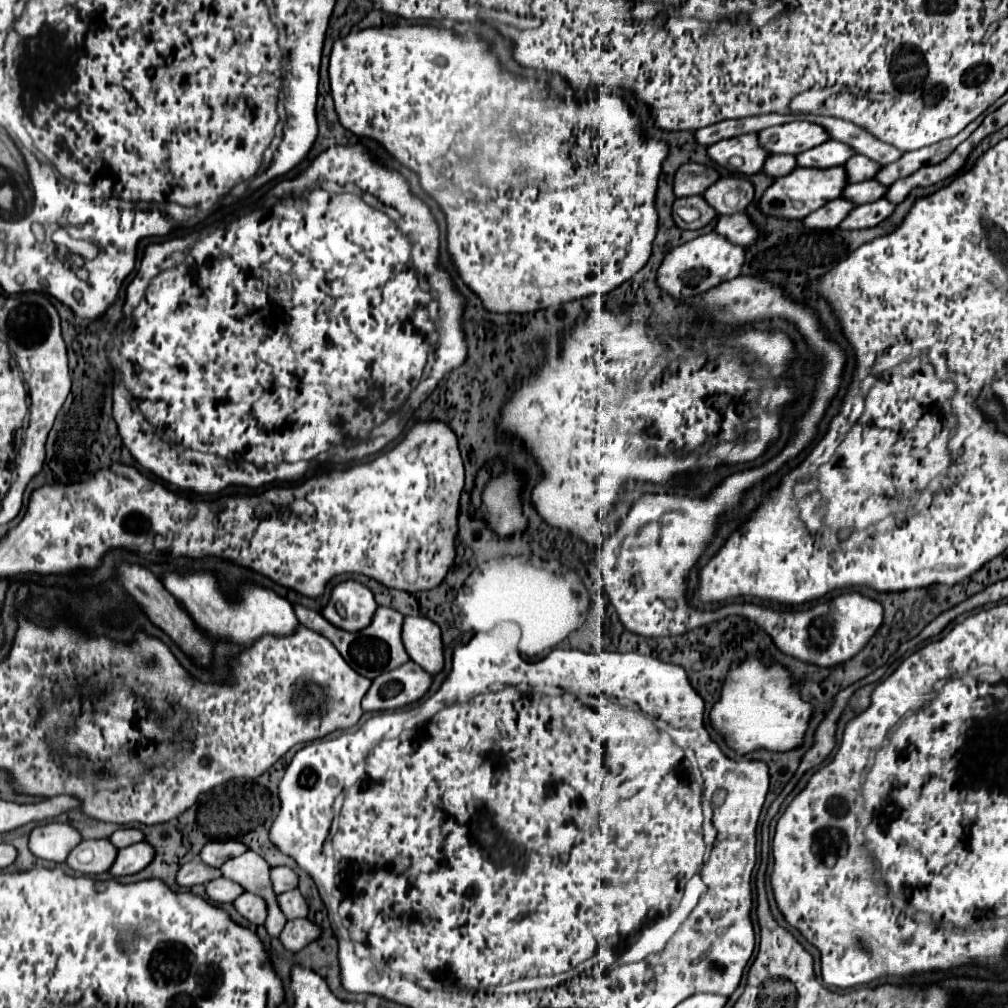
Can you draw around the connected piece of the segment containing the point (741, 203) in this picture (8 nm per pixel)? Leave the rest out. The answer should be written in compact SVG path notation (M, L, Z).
M724 176L714 182L706 192L702 192L702 198L706 198L706 202L718 214L736 214L752 202L754 188L752 182L748 182L746 178Z

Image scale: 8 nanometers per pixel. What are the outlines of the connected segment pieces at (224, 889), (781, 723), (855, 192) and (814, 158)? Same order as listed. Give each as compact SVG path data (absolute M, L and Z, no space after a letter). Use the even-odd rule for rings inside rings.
M216 878L216 880L210 880L206 884L206 896L212 900L212 902L218 902L218 904L226 904L226 902L234 902L234 898L238 898L238 894L242 894L244 890L226 880L226 878Z
M748 658L728 672L720 700L710 712L714 728L722 732L726 742L740 754L756 748L784 752L800 746L810 716L812 704L800 700L798 690L792 686L790 672L786 672L780 664L766 668L754 658Z
M866 180L866 182L858 182L858 184L848 184L842 190L842 198L860 206L860 204L868 204L868 202L882 198L884 192L886 192L886 186L878 186L878 182L874 182L874 180Z
M828 140L816 148L798 154L796 162L798 166L804 168L832 168L832 166L842 166L850 156L854 156L854 152L848 146Z

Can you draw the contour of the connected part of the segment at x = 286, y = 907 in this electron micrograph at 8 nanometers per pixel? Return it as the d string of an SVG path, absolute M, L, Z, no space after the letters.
M298 890L278 894L278 906L286 914L288 920L304 918L308 914L308 904L304 902L304 898L302 898L302 894Z

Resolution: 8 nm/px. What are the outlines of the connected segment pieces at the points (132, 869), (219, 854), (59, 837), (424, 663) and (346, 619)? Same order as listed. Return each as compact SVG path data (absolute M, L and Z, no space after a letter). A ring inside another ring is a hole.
M138 842L132 846L126 846L122 850L118 850L118 856L114 860L114 864L110 866L108 874L110 876L126 876L126 874L136 874L140 870L144 870L154 858L154 850L150 850L150 846L146 846L146 842Z
M228 840L228 842L208 842L202 850L200 850L200 860L206 864L206 866L212 866L212 868L218 868L222 866L222 862L226 862L228 858L234 858L234 856L240 856L244 854L248 848L244 844L238 844L234 840Z
M44 824L30 832L28 848L36 858L50 862L64 862L70 850L80 842L80 834L70 824Z
M404 616L402 642L408 656L428 674L436 674L444 666L440 628L422 616Z
M346 580L334 586L322 614L330 624L354 632L370 624L376 606L378 604L368 586L356 580Z

